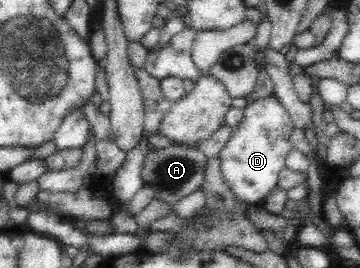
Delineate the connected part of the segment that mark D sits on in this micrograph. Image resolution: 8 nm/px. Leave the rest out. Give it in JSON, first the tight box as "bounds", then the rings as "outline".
{"bounds":[217,96,294,203],"outline":[[[275,96],[260,98],[244,107],[242,122],[232,128],[232,136],[217,154],[220,172],[238,203],[261,203],[271,192],[270,188],[277,185],[277,176],[285,167],[290,148],[293,148],[290,135],[294,128],[288,111]]]}

